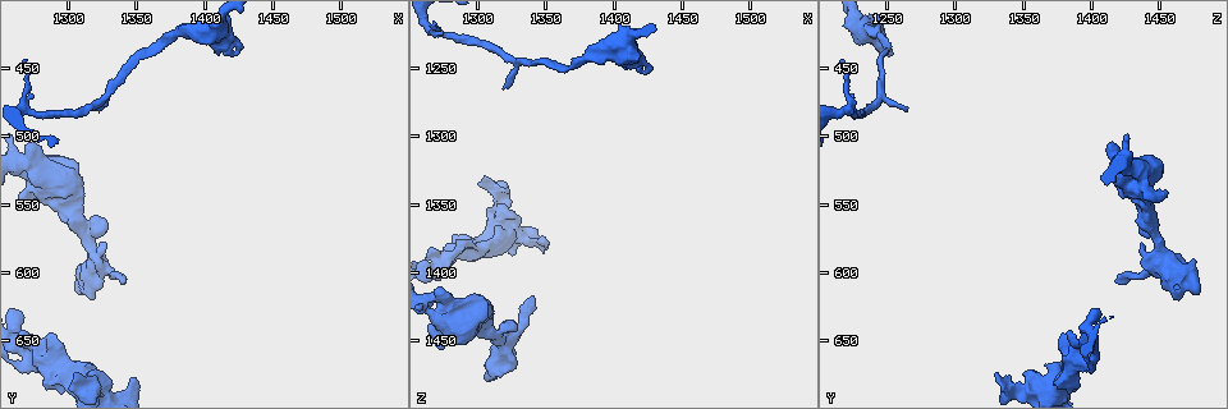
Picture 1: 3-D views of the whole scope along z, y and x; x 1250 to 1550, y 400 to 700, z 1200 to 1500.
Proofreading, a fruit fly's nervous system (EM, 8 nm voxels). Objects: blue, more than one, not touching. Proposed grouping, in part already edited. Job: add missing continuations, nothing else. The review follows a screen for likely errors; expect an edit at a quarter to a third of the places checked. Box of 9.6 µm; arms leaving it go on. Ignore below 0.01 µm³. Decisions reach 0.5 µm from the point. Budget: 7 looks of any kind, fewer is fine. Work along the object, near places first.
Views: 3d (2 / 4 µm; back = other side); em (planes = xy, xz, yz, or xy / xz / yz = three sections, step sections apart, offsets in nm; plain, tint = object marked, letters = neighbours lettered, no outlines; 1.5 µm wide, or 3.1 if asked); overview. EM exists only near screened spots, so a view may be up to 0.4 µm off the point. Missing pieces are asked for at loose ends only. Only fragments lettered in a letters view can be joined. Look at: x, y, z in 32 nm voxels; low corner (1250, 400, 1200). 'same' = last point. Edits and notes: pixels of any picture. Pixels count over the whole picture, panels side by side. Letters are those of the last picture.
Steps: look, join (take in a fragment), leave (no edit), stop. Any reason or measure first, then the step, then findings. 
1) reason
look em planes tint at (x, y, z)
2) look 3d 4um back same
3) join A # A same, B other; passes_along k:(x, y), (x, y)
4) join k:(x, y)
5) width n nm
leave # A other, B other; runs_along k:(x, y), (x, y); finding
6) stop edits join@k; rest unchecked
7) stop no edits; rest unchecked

free end
look em xz step 4 tint at (1272, 506, 1412)

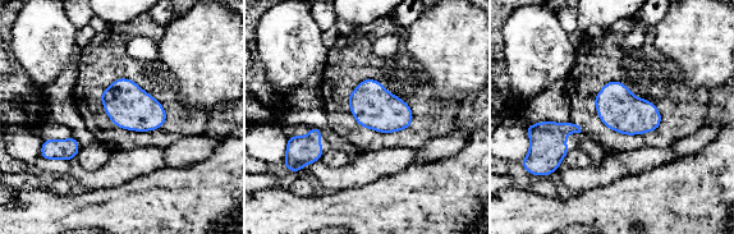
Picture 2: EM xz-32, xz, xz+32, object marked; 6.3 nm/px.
look em planes letters same

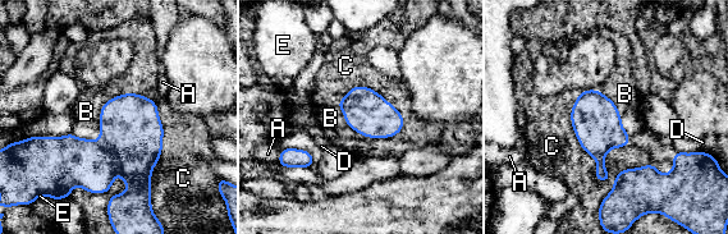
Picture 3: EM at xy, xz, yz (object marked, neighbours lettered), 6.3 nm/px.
width 280 nm
leave # A other, B other, C other, D other, E other; border 3:(580, 92), (571, 125), (604, 182); no lettered fragment goes on from it

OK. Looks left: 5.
an open end
look em xy step 8 tint at (1340, 608, 1420)

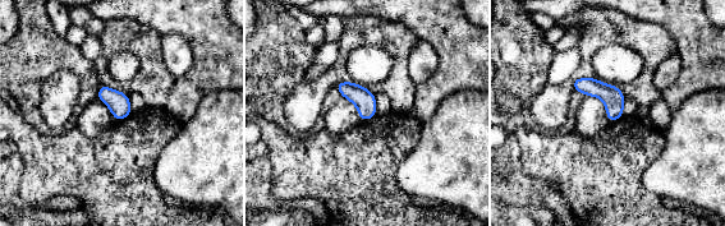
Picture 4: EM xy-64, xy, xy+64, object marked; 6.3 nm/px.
another direction
look em xz step 8 letters same

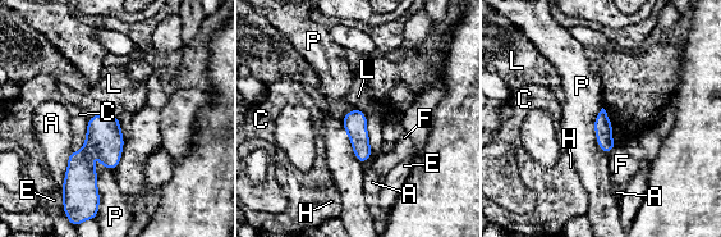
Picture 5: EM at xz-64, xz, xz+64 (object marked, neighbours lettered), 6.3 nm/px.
leave # A other, C other, E other, F other, H other, L other, P other; border 5:(90, 145), (99, 206); no lettered fragment goes on from it

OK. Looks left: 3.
thick end
look em xz step 8 letters at (1324, 672, 1356)

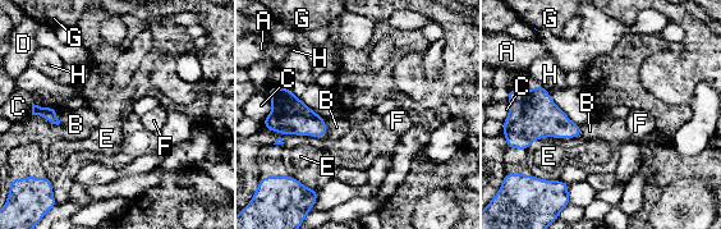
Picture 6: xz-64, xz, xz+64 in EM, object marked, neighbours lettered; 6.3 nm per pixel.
longest_contact B 420 nm
leave # A other, B other, C other, D other, E other, F other, G other, H other; border 6:(262, 126), (295, 134), (327, 133); no lettered fragment goes on from it

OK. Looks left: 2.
stop no edits; rest unchecked

